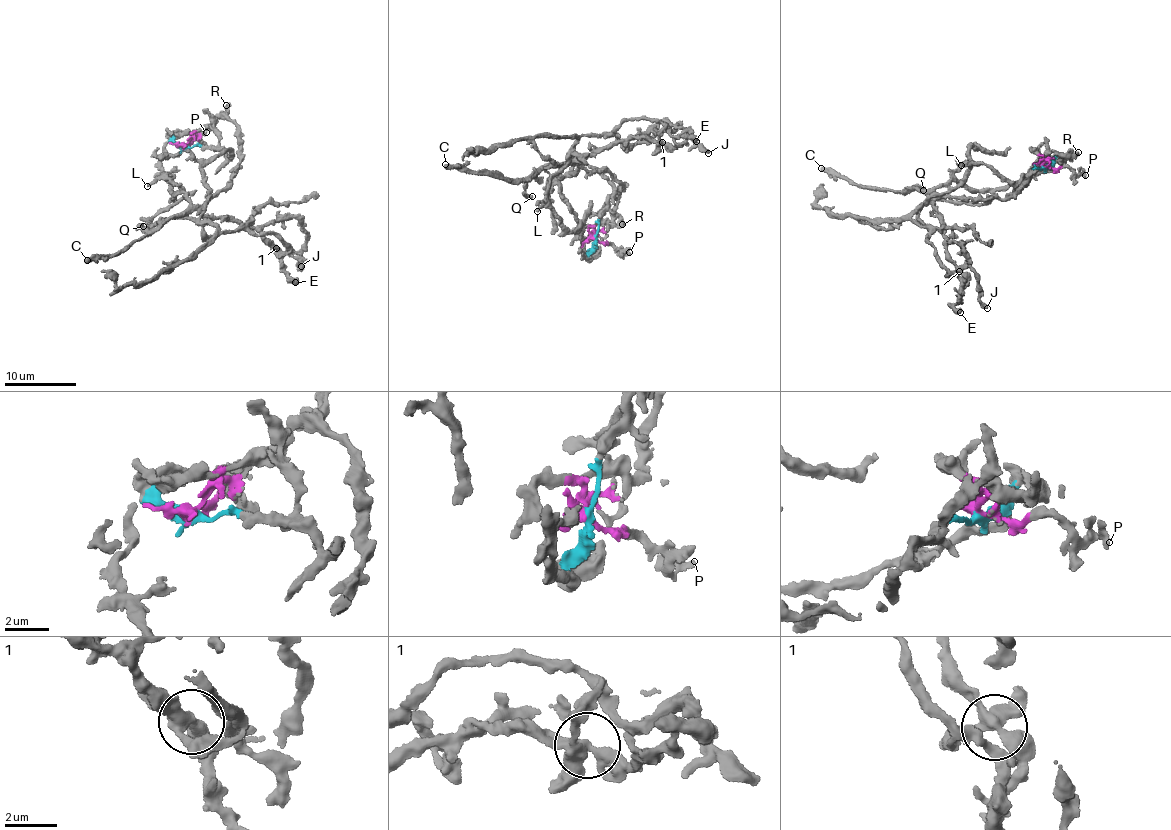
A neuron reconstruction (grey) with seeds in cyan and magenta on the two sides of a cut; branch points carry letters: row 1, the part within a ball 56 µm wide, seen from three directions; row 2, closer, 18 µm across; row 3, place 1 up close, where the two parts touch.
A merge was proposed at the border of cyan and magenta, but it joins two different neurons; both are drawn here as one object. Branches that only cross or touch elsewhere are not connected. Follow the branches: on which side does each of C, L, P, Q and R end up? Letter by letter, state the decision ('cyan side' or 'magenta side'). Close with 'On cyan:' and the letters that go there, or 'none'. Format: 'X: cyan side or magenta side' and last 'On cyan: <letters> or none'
C: magenta side
L: magenta side
P: magenta side
Q: magenta side
R: magenta side
On cyan: none

